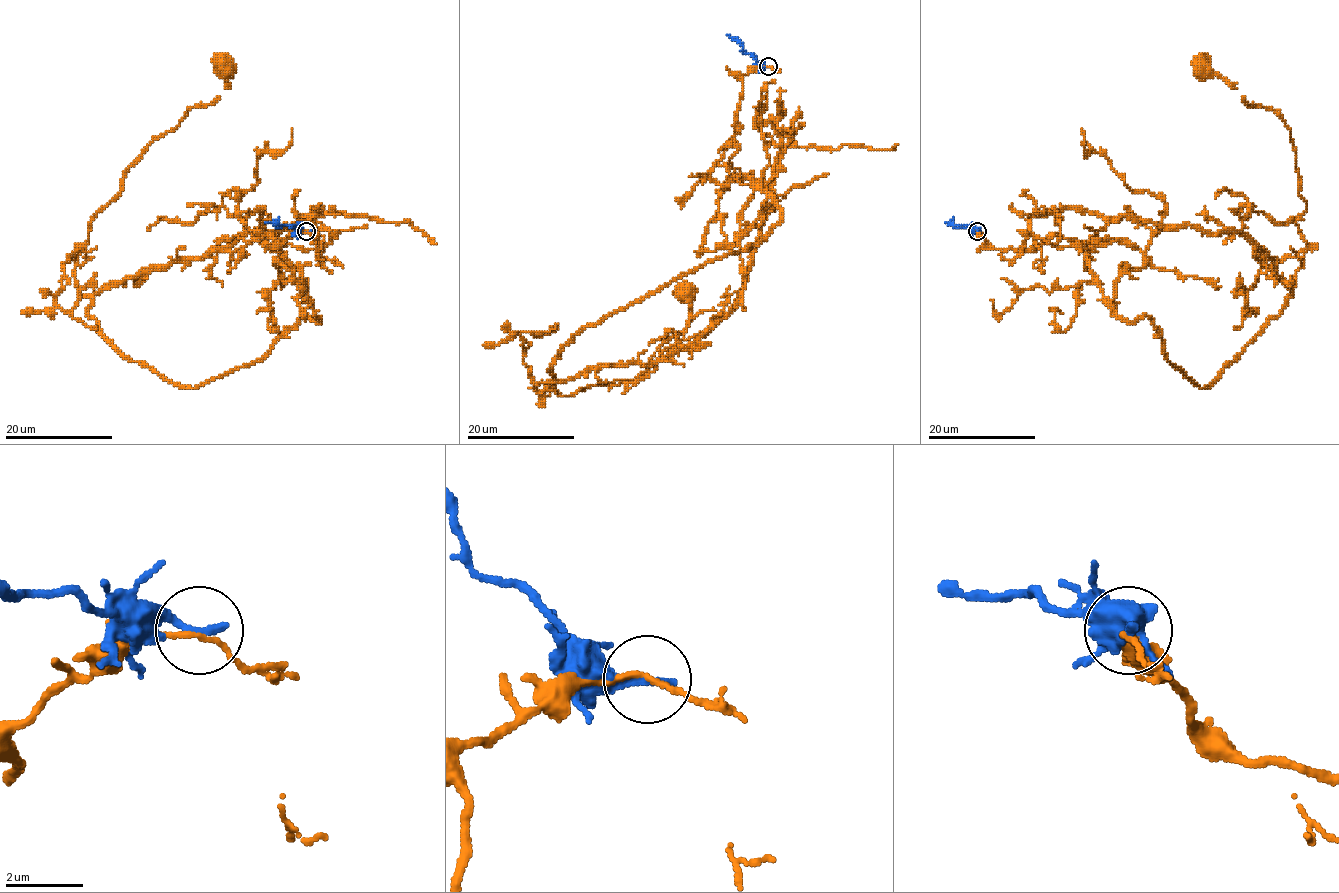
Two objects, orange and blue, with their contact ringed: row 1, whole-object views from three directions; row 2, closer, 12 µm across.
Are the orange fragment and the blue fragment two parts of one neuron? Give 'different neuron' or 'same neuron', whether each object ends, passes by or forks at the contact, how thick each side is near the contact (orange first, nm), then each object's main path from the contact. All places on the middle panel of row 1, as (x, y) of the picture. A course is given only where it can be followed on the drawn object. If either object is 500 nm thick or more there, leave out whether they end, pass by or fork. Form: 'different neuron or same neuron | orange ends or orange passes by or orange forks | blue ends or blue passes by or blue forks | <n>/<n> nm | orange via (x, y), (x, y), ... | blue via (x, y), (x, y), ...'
different neuron | orange passes by | blue ends | 110/260 nm | orange via (767, 66), (710, 173), (781, 220), (591, 323), (537, 393), (636, 379), (687, 292) | blue via (767, 66), (762, 66), (726, 34)

